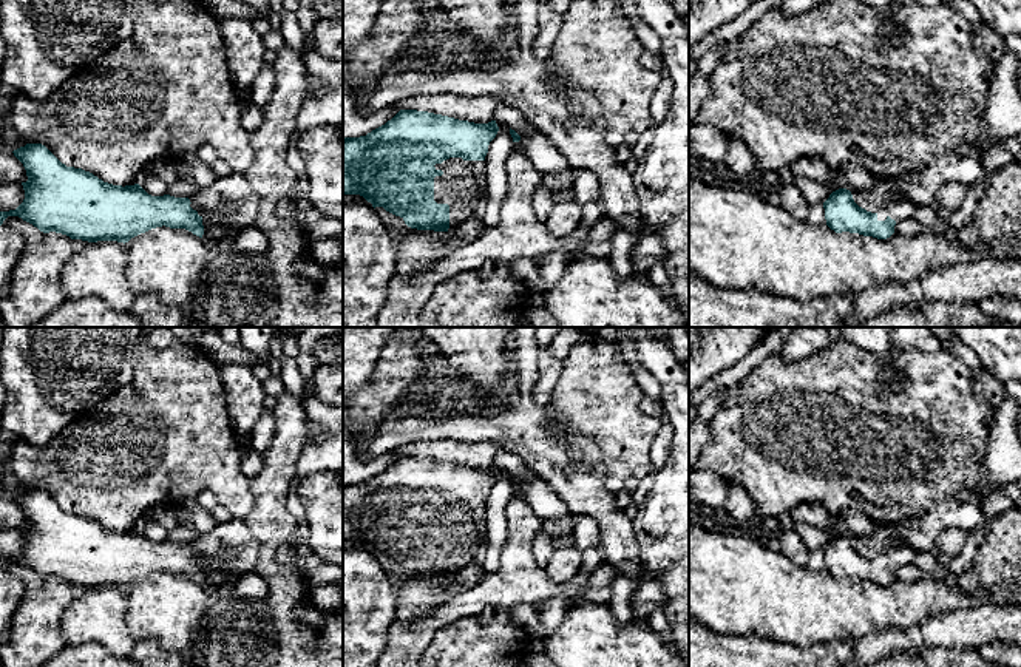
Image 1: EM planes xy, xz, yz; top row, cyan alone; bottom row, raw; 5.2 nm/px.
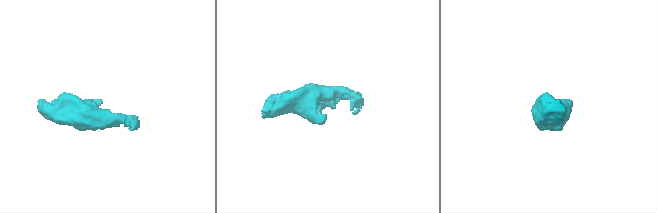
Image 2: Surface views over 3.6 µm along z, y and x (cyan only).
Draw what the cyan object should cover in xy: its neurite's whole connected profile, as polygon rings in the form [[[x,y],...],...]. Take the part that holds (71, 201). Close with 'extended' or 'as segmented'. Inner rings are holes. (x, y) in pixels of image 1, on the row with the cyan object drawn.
[[[26,144],[12,153],[26,170],[28,181],[22,182],[25,199],[15,210],[0,212],[0,225],[8,216],[19,216],[43,233],[56,232],[88,242],[124,244],[141,233],[165,225],[185,229],[207,244],[216,241],[218,247],[226,247],[229,242],[212,235],[204,212],[188,198],[151,196],[139,184],[122,187],[103,182],[90,171],[66,167],[42,144]]] | extended

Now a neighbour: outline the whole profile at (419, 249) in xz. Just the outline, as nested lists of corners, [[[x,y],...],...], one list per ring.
[[[417,230],[408,232],[395,253],[394,275],[406,278],[423,272],[429,266],[451,255],[454,247],[448,232]]]

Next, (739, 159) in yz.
[[[728,137],[723,164],[740,178],[748,178],[755,170],[755,161],[751,150],[738,137]]]

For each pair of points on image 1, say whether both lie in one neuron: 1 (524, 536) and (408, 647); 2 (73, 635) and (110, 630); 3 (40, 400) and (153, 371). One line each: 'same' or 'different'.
1: same
2: same
3: different

